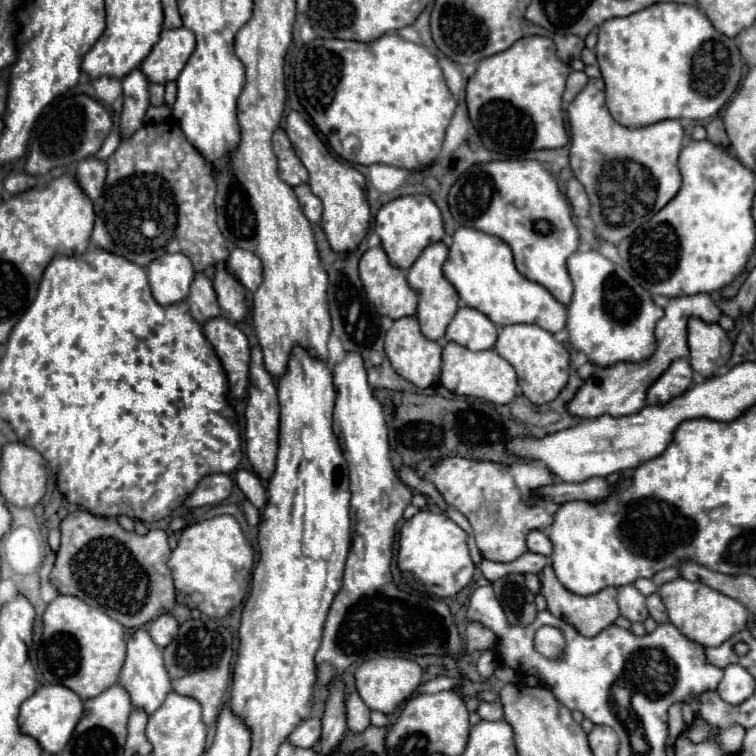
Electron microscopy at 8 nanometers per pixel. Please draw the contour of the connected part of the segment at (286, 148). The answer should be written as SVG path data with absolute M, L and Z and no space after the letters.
M277 128L273 134L273 150L279 158L279 178L285 180L289 186L305 184L309 174L307 174L305 166L301 164L299 156L295 154L285 130L281 130L281 128Z

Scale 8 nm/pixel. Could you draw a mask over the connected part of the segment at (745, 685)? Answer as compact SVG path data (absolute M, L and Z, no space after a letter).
M729 664L723 672L723 680L719 682L717 694L731 706L743 704L755 692L755 678L741 666Z

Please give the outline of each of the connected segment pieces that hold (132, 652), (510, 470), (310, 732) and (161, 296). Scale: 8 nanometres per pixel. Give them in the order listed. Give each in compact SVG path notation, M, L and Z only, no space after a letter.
M137 630L127 640L127 658L123 662L119 684L129 692L133 708L141 708L147 714L153 714L165 700L165 696L171 692L171 680L167 676L167 670L163 666L163 650L155 646L147 630Z
M451 456L451 460L423 460L415 472L435 484L445 502L469 520L483 558L493 562L513 562L525 554L525 536L535 528L547 530L559 508L555 502L533 494L537 488L555 484L555 476L541 462L491 464Z
M307 718L303 720L289 736L289 742L301 748L311 748L321 738L321 720L319 718Z
M167 254L147 266L151 294L163 306L177 304L187 298L189 286L195 278L191 260L183 254Z

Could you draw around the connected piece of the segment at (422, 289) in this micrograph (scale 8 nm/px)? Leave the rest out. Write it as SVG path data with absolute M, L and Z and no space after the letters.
M441 242L429 244L421 252L417 262L407 270L407 282L409 282L411 290L415 290L419 296L417 320L421 326L421 334L429 340L439 340L445 336L445 328L453 320L453 316L457 312L457 304L459 304L459 296L457 296L455 288L449 284L449 280L443 276L443 270L441 270L447 260L447 252L449 252L447 246Z

